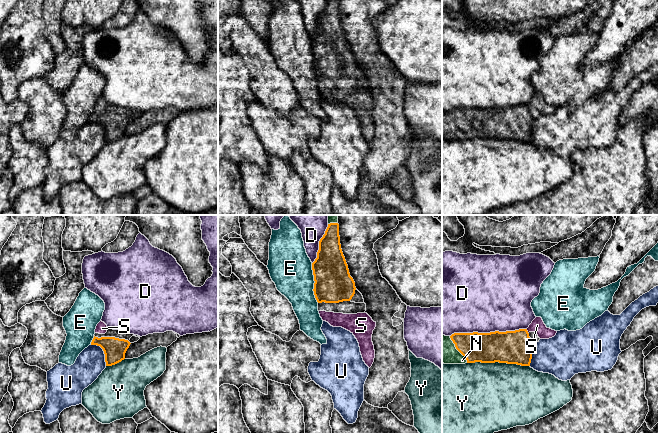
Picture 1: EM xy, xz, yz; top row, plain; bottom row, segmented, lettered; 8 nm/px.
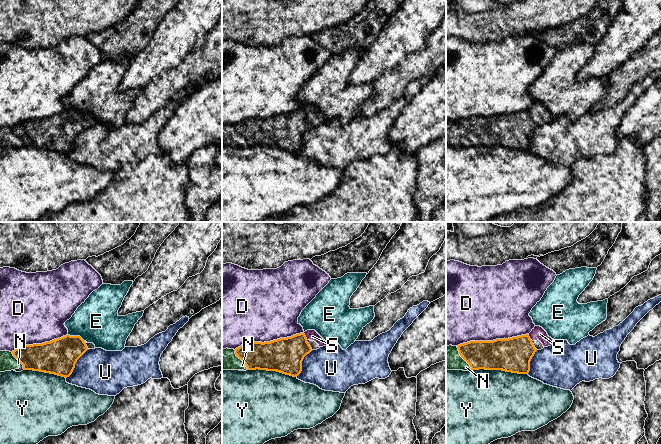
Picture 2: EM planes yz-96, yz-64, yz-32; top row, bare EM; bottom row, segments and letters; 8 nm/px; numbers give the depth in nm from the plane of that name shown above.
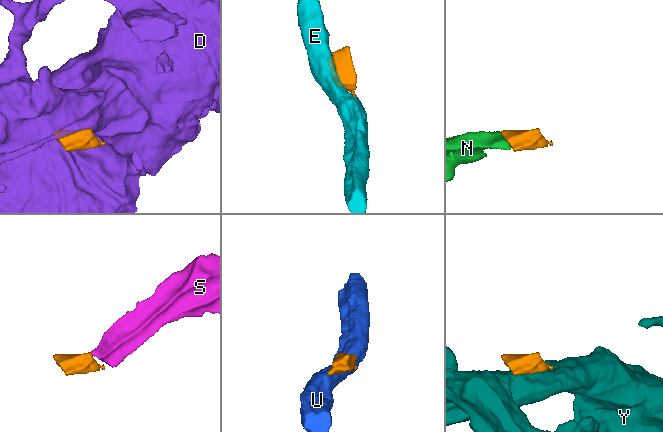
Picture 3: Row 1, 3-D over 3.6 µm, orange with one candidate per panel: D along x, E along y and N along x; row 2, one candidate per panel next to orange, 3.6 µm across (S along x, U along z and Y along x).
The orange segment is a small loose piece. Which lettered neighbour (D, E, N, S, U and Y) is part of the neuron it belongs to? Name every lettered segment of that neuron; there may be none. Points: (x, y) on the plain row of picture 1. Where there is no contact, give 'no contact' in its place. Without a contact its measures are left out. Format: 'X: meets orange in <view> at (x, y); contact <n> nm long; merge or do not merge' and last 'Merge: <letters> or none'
D: meets orange in yz at (488, 109); contact 600 nm long; do not merge
E: meets orange in xz at (314, 59); contact 320 nm long; do not merge
N: meets orange in yz at (456, 124); contact 260 nm long; merge
S: meets orange in yz at (527, 107); contact 40 nm long; merge
U: meets orange in xy at (104, 128); contact 220 nm long; do not merge
Y: meets orange in yz at (498, 137); contact 500 nm long; do not merge
Merge: N, S

